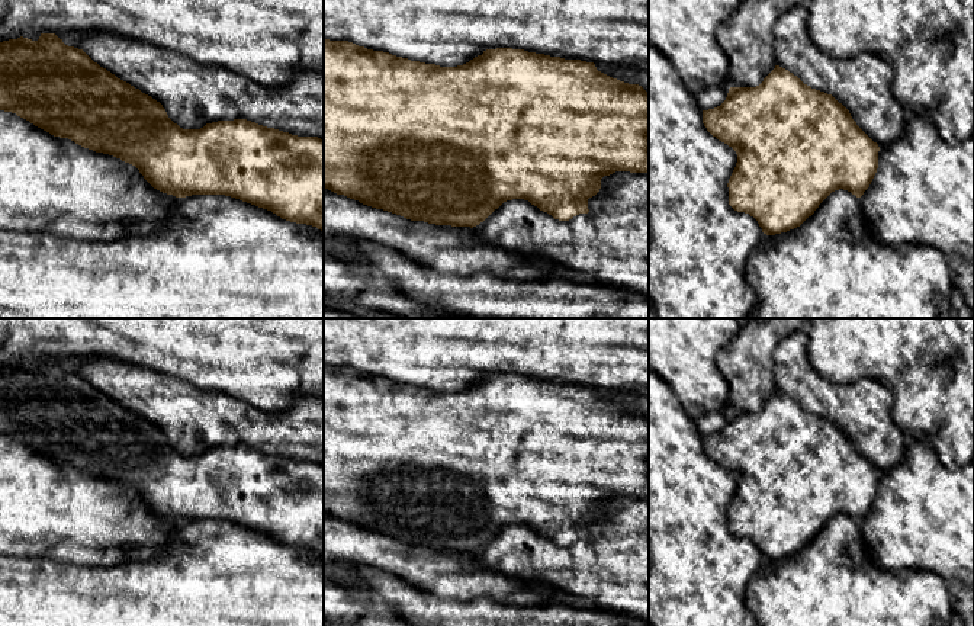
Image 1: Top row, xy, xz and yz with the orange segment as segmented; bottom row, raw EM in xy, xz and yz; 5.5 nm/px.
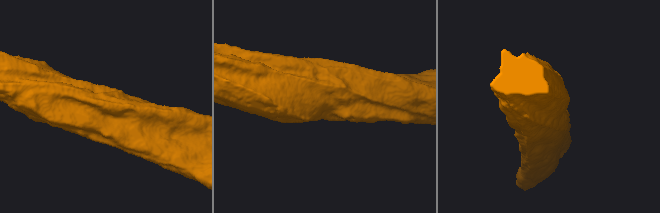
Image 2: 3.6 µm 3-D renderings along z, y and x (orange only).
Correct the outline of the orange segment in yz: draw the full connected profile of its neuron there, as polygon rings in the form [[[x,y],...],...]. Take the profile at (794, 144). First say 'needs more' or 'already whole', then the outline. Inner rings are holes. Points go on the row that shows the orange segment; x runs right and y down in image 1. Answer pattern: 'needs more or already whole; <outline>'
already whole; [[[779,65],[756,87],[730,87],[720,106],[703,110],[703,123],[713,137],[737,154],[727,183],[729,205],[753,216],[766,235],[800,227],[835,190],[843,189],[861,198],[878,168],[880,147],[856,125],[849,110],[832,94],[811,89]]]

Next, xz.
already whole; [[[324,38],[324,189],[411,221],[473,228],[512,199],[528,200],[559,221],[588,214],[588,199],[599,192],[601,179],[615,171],[649,173],[649,92],[598,71],[594,62],[496,48],[463,65],[440,67]]]

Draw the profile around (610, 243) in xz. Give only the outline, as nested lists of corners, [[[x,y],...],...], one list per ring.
[[[615,171],[601,179],[599,192],[588,199],[588,214],[569,221],[554,219],[524,199],[504,202],[476,225],[482,240],[501,248],[544,257],[562,267],[591,275],[598,283],[649,298],[649,173]]]

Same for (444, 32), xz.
[[[324,0],[324,38],[440,67],[463,65],[486,49],[512,48],[649,71],[649,0]]]

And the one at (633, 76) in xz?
[[[595,64],[597,70],[617,78],[620,81],[629,83],[629,84],[639,84],[646,92],[649,92],[649,71],[639,70],[639,68],[630,68],[630,67],[617,67],[611,64]]]

